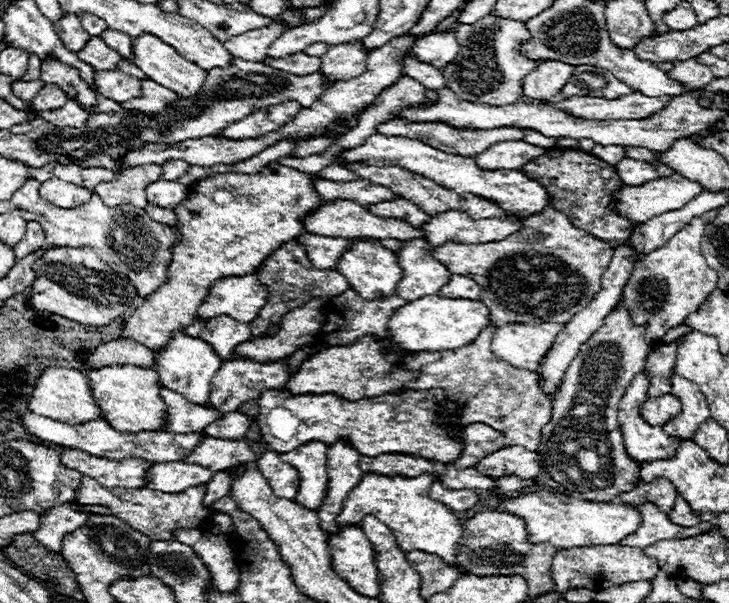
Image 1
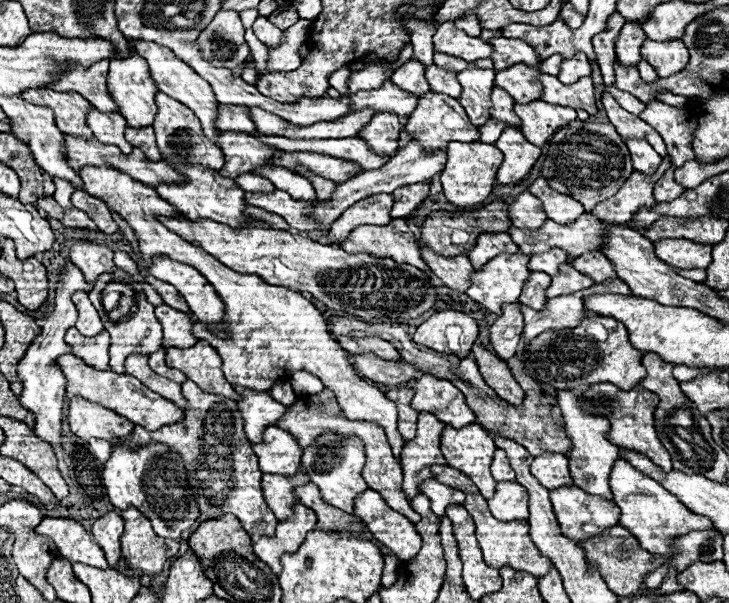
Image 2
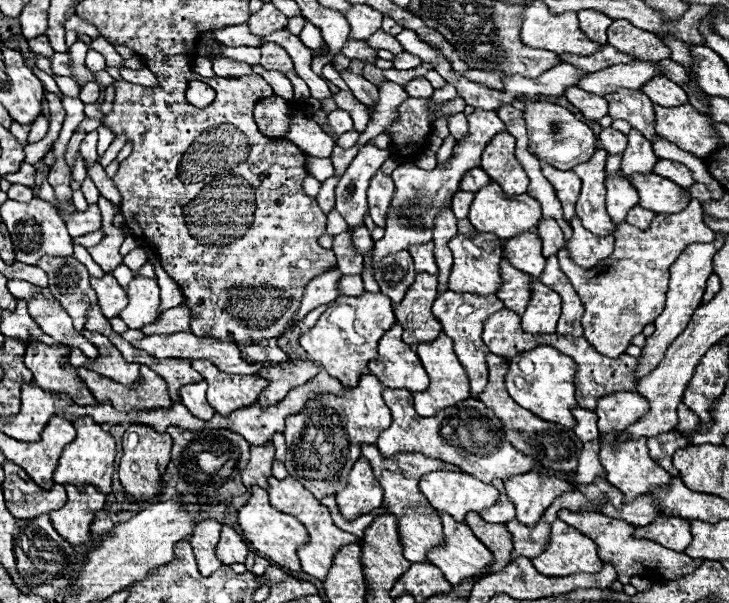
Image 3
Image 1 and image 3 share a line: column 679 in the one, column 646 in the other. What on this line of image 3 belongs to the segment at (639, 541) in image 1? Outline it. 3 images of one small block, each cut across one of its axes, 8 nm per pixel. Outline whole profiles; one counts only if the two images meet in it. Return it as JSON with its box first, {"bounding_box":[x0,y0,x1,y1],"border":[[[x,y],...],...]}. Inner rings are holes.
{"bounding_box":[634,516,692,552],"border":[[[660,516],[648,526],[636,526],[634,536],[654,540],[676,552],[684,552],[686,546],[692,542],[690,520],[680,516]]]}

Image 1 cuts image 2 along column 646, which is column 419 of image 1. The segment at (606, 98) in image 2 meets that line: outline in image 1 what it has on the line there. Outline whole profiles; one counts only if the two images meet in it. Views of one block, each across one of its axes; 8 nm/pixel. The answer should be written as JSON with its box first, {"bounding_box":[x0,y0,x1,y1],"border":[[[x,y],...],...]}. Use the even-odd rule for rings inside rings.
{"bounding_box":[378,118,524,156],"border":[[[398,118],[388,120],[384,124],[378,126],[380,134],[386,136],[406,136],[412,140],[420,140],[436,150],[448,152],[448,154],[460,154],[460,156],[476,156],[482,154],[484,150],[488,150],[488,146],[496,144],[496,142],[520,142],[524,140],[524,130],[514,130],[514,128],[502,128],[502,130],[454,130],[450,126],[442,126],[442,124],[406,124]]]}

